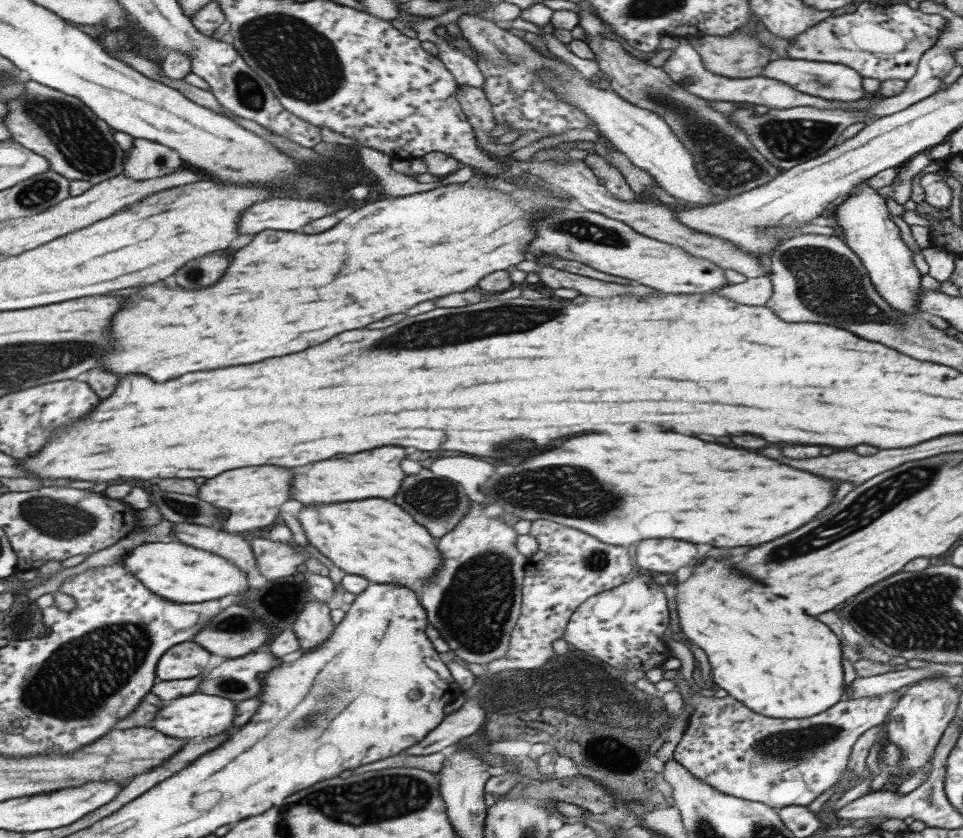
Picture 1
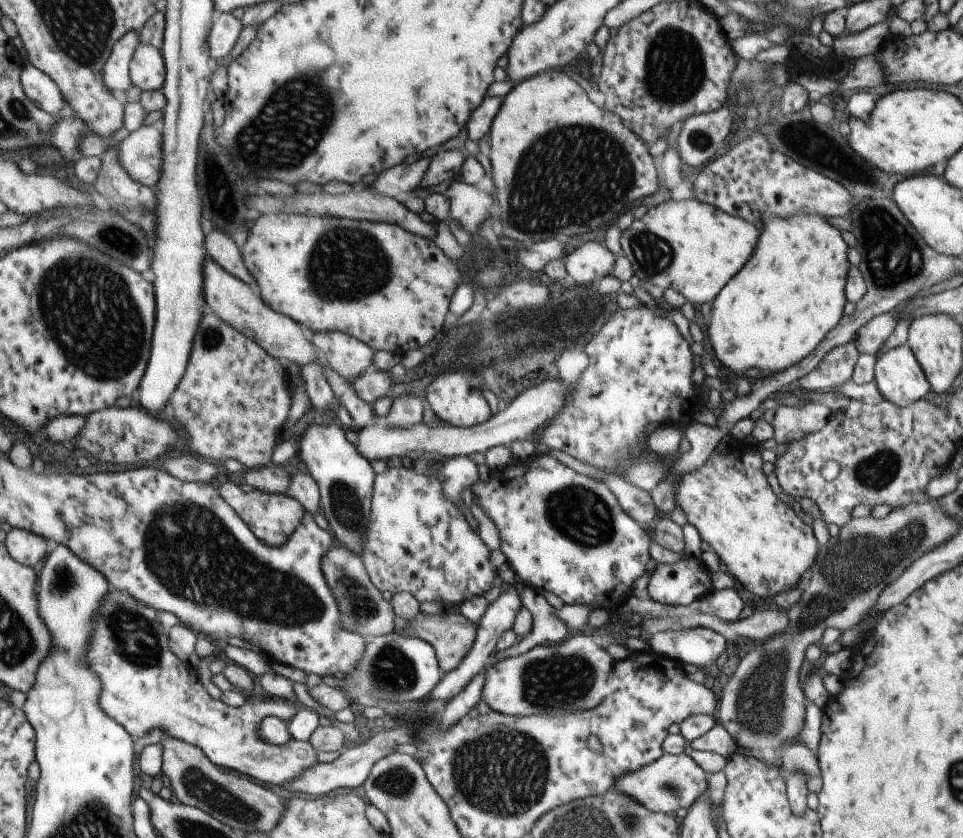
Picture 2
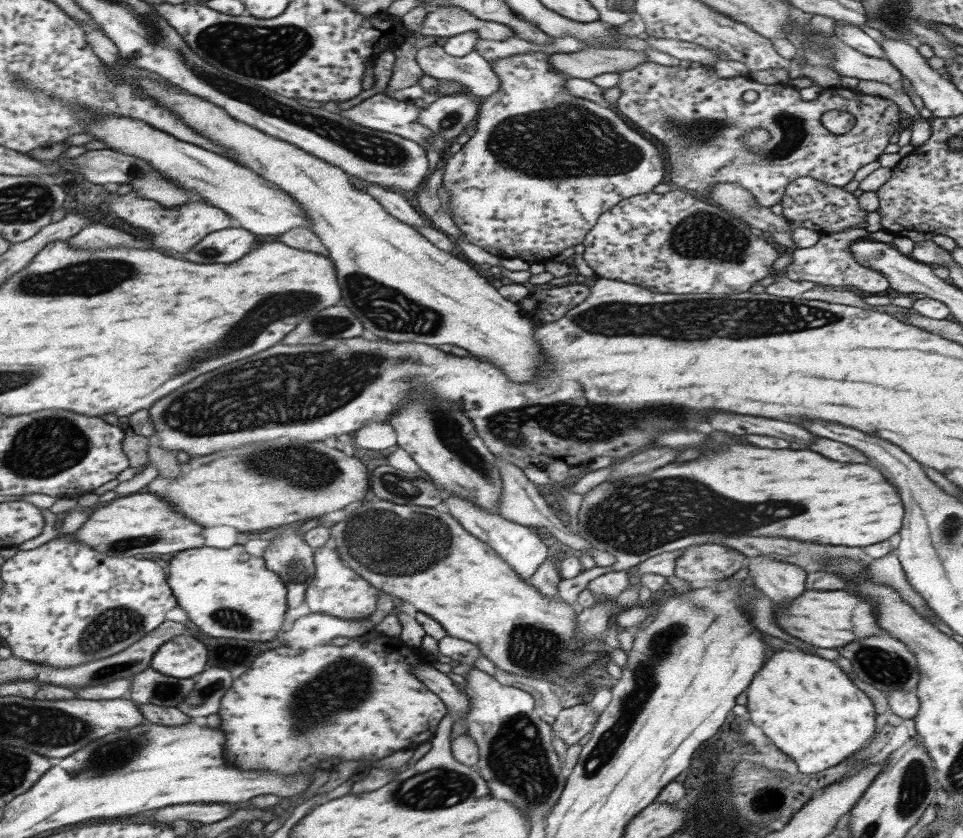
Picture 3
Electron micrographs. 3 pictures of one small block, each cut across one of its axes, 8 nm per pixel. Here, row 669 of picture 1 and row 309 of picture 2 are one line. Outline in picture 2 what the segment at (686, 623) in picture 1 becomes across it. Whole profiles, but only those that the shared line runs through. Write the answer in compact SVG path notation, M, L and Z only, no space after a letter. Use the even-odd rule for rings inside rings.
M791 216L785 220L771 218L763 224L761 236L753 256L710 302L710 319L707 324L709 344L715 358L729 374L744 376L749 368L757 368L758 374L781 372L801 358L805 358L819 340L829 332L842 317L845 281L849 262L845 252L847 244L841 240L839 232L827 226L825 217Z

